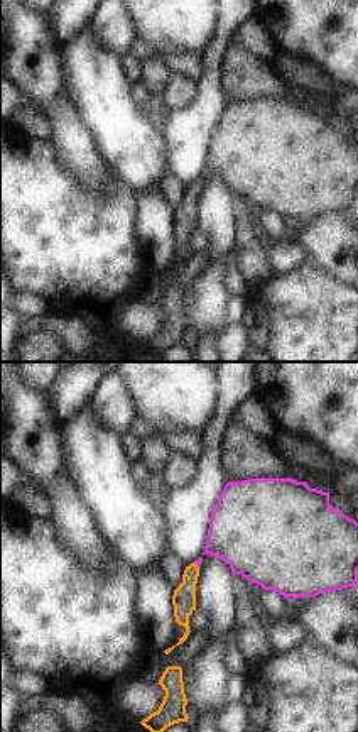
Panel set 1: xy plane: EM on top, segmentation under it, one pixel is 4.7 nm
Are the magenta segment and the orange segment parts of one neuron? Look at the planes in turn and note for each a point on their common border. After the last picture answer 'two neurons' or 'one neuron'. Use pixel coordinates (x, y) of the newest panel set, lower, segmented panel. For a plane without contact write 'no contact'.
(196, 563)

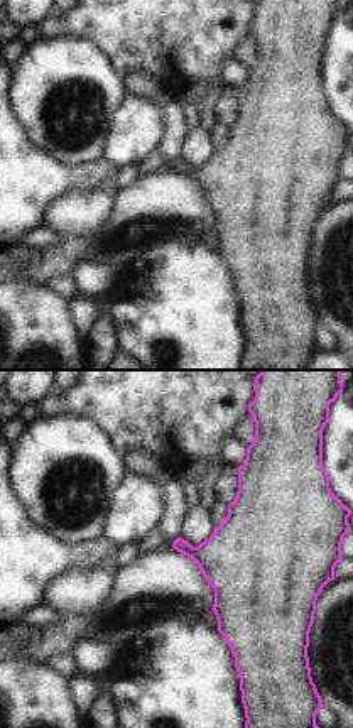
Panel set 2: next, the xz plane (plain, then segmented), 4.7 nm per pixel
no contact

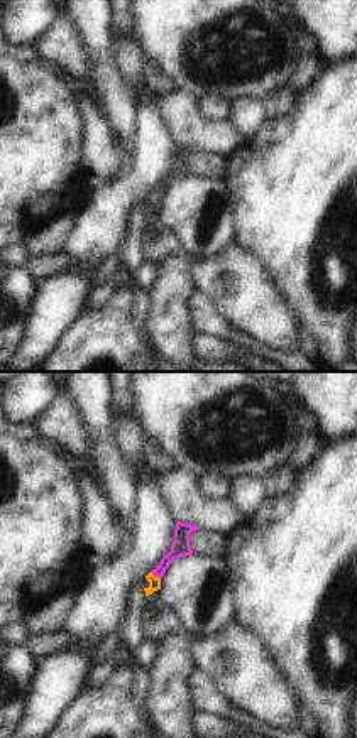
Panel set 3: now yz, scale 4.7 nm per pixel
(156, 576)

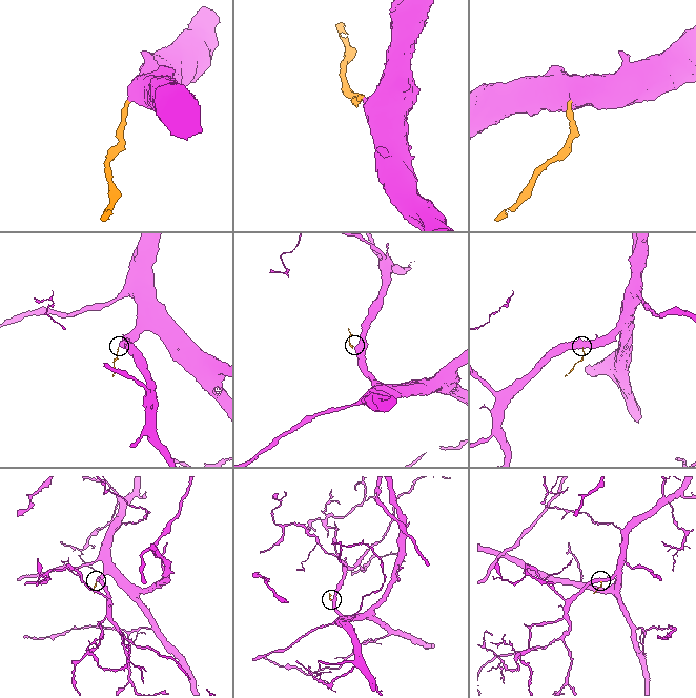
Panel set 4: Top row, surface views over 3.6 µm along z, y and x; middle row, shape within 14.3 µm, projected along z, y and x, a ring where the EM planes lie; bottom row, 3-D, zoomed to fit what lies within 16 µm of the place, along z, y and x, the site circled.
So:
one neuron

